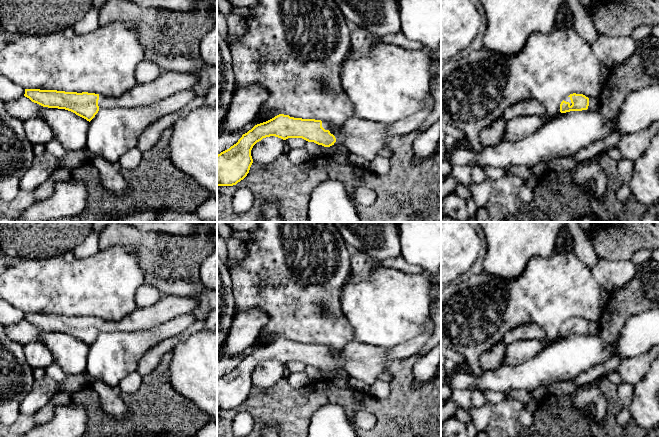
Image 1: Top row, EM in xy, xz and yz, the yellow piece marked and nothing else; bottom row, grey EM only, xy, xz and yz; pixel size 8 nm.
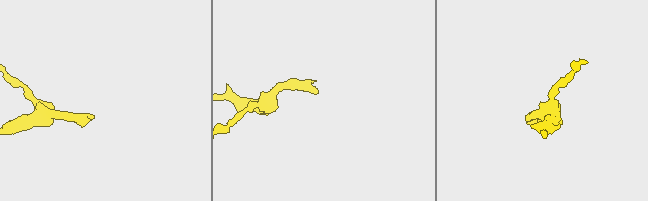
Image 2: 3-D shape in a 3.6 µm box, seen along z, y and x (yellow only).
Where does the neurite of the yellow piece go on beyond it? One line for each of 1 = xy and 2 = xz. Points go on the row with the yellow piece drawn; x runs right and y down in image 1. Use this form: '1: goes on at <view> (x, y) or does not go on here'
1: goes on at xy (169, 83)
2: goes on at xz (365, 138)

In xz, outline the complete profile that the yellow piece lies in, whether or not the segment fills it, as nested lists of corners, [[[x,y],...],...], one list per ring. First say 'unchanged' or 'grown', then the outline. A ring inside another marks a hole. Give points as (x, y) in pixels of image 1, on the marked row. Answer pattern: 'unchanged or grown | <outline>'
grown | [[[279,114],[255,125],[236,144],[217,155],[217,186],[233,186],[247,176],[253,163],[251,150],[263,138],[302,138],[324,147],[338,141],[350,154],[372,161],[385,147],[389,126],[352,116],[341,127],[334,127],[321,120]]]

